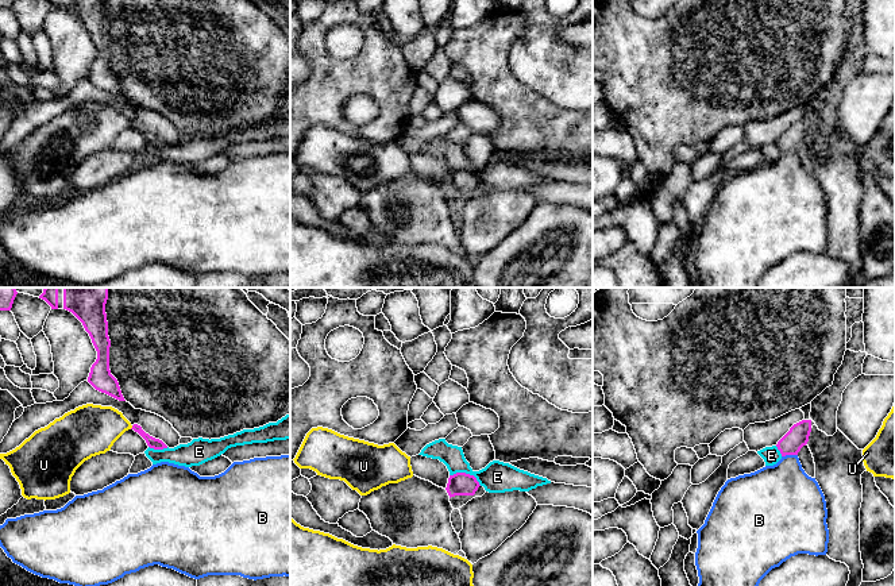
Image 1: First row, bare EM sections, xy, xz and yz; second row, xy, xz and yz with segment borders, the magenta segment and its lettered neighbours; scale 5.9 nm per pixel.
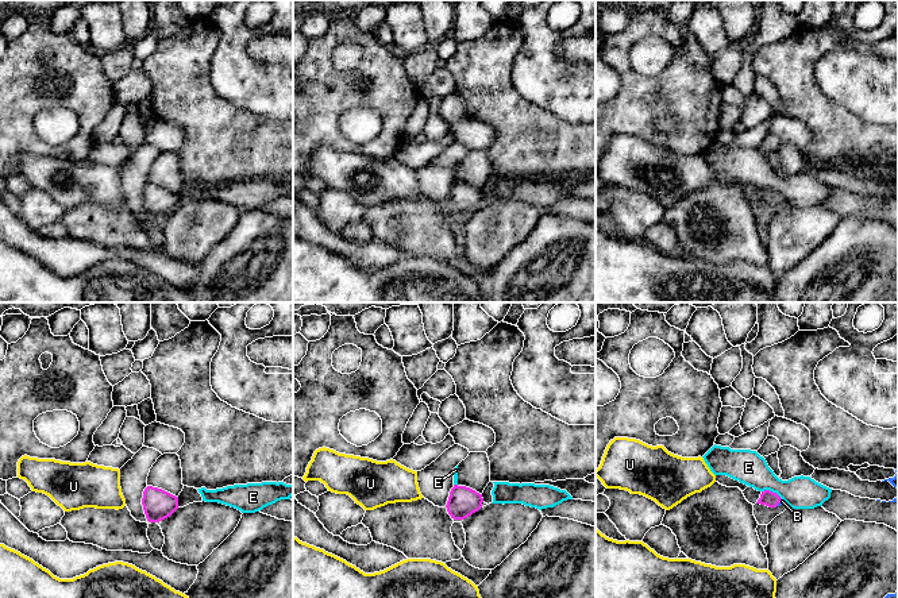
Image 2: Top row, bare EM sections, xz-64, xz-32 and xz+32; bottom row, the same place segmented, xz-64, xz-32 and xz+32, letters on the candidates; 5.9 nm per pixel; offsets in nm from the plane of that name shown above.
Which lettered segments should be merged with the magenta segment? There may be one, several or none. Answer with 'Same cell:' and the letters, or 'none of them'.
Same cell: B

